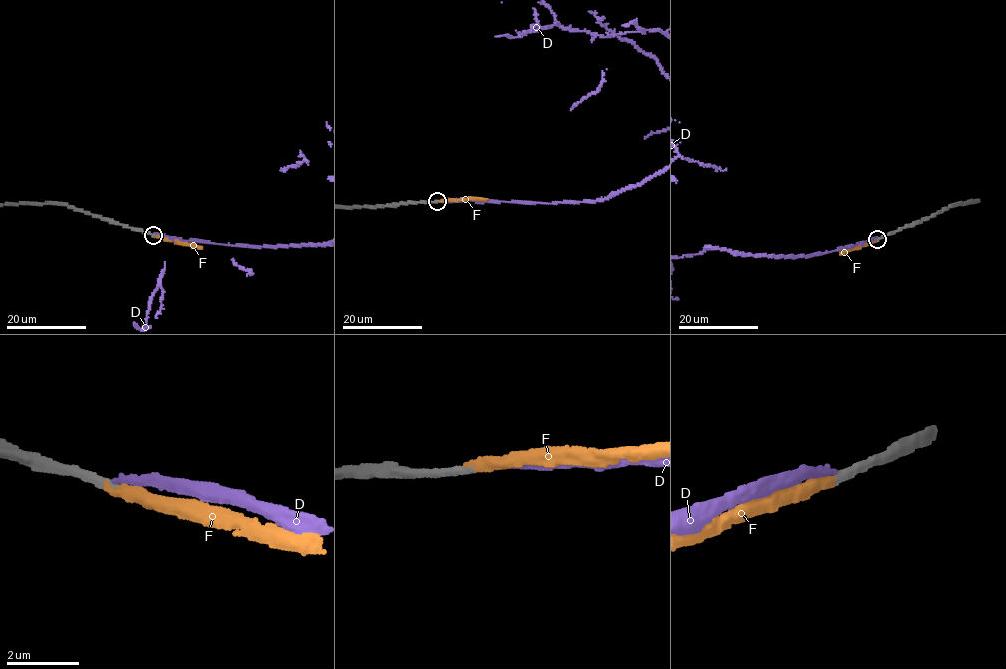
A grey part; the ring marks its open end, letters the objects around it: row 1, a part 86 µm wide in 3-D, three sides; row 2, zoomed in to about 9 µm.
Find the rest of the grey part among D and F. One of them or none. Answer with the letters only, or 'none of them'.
F

